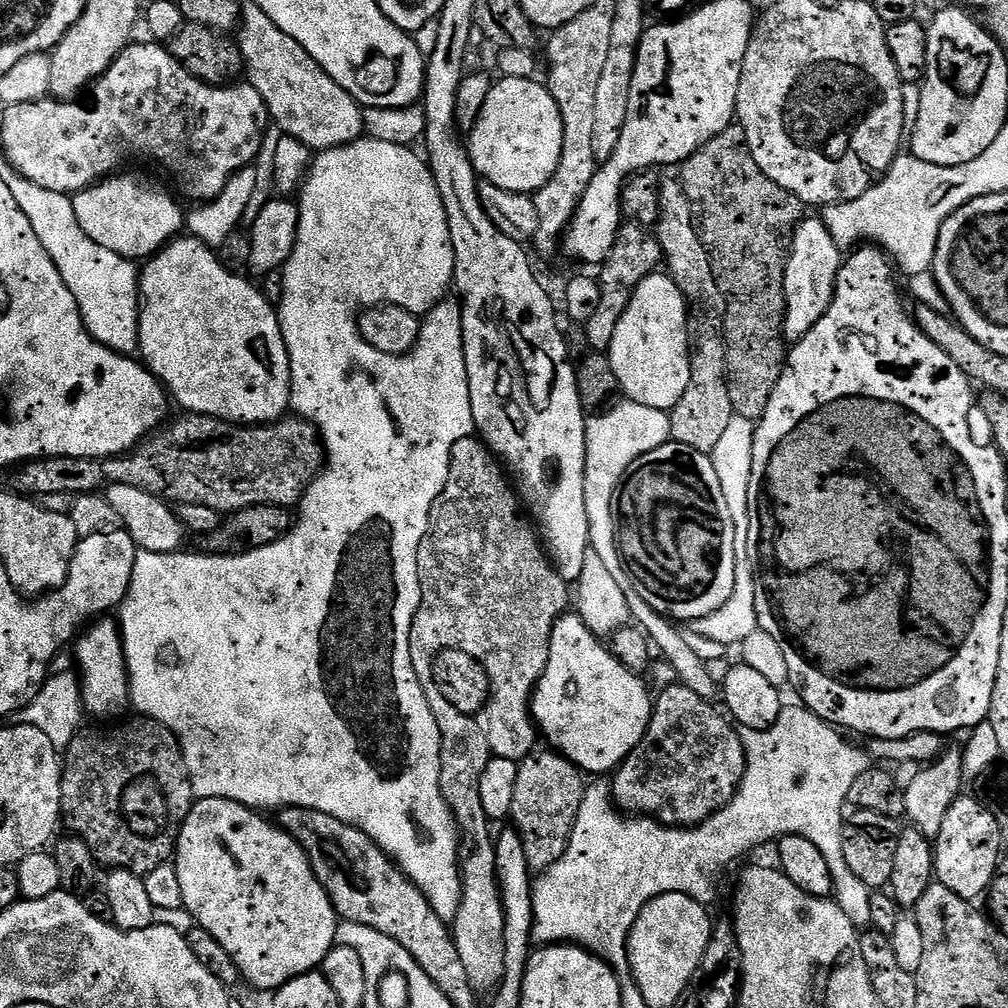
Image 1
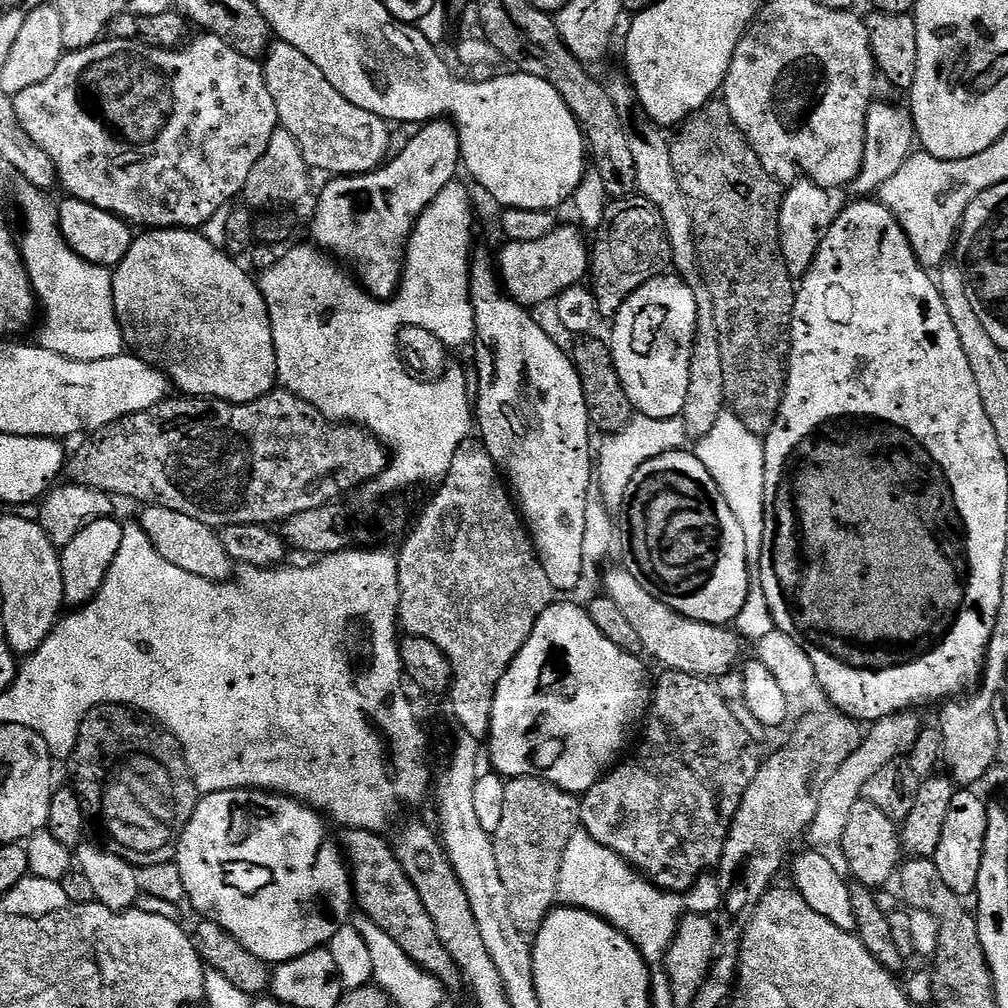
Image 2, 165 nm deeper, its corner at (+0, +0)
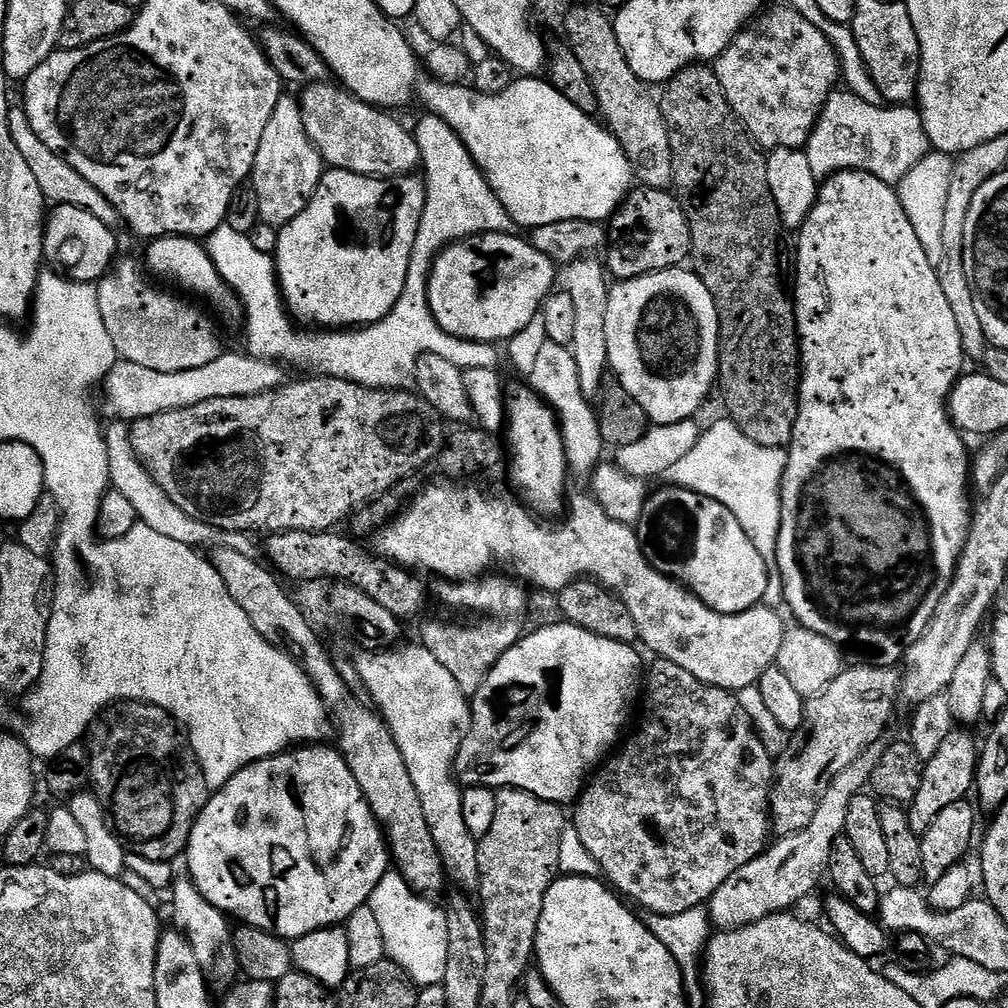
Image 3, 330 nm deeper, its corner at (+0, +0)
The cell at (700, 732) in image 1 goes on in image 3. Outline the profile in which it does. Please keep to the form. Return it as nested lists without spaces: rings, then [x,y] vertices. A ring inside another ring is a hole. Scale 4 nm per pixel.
[[[659,658],[653,659],[653,661],[653,664],[649,668],[647,665],[646,668],[646,691],[642,696],[644,721],[641,722],[640,729],[633,734],[632,741],[628,745],[625,743],[611,757],[613,760],[608,765],[605,763],[587,781],[584,791],[580,793],[574,804],[574,809],[576,808],[574,823],[582,846],[586,846],[586,850],[590,850],[590,854],[600,864],[603,879],[621,897],[627,898],[633,905],[641,904],[646,910],[645,913],[673,916],[674,914],[682,914],[682,910],[707,905],[718,890],[718,886],[722,886],[722,882],[726,882],[726,878],[730,878],[730,874],[742,870],[742,866],[746,866],[751,860],[758,858],[769,847],[770,797],[774,779],[774,756],[773,753],[768,753],[767,746],[760,741],[759,734],[752,729],[752,720],[748,717],[747,710],[744,709],[747,707],[733,693],[722,690],[718,686],[710,686],[706,682],[694,678],[694,674],[690,674],[690,670],[682,670],[682,666],[678,666],[674,662]]]

